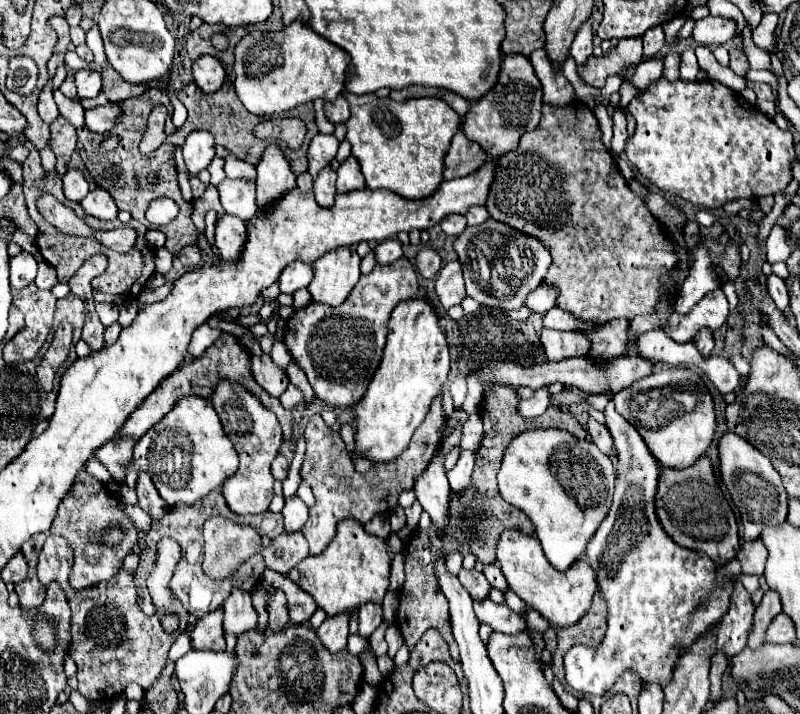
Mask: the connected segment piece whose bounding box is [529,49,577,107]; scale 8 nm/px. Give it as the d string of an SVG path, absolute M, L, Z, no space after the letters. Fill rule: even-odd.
M537 49L531 53L531 63L535 67L535 73L543 85L543 101L551 107L565 107L571 101L577 99L573 85L563 77L563 73L555 73L551 67L551 61L547 59L545 49Z

